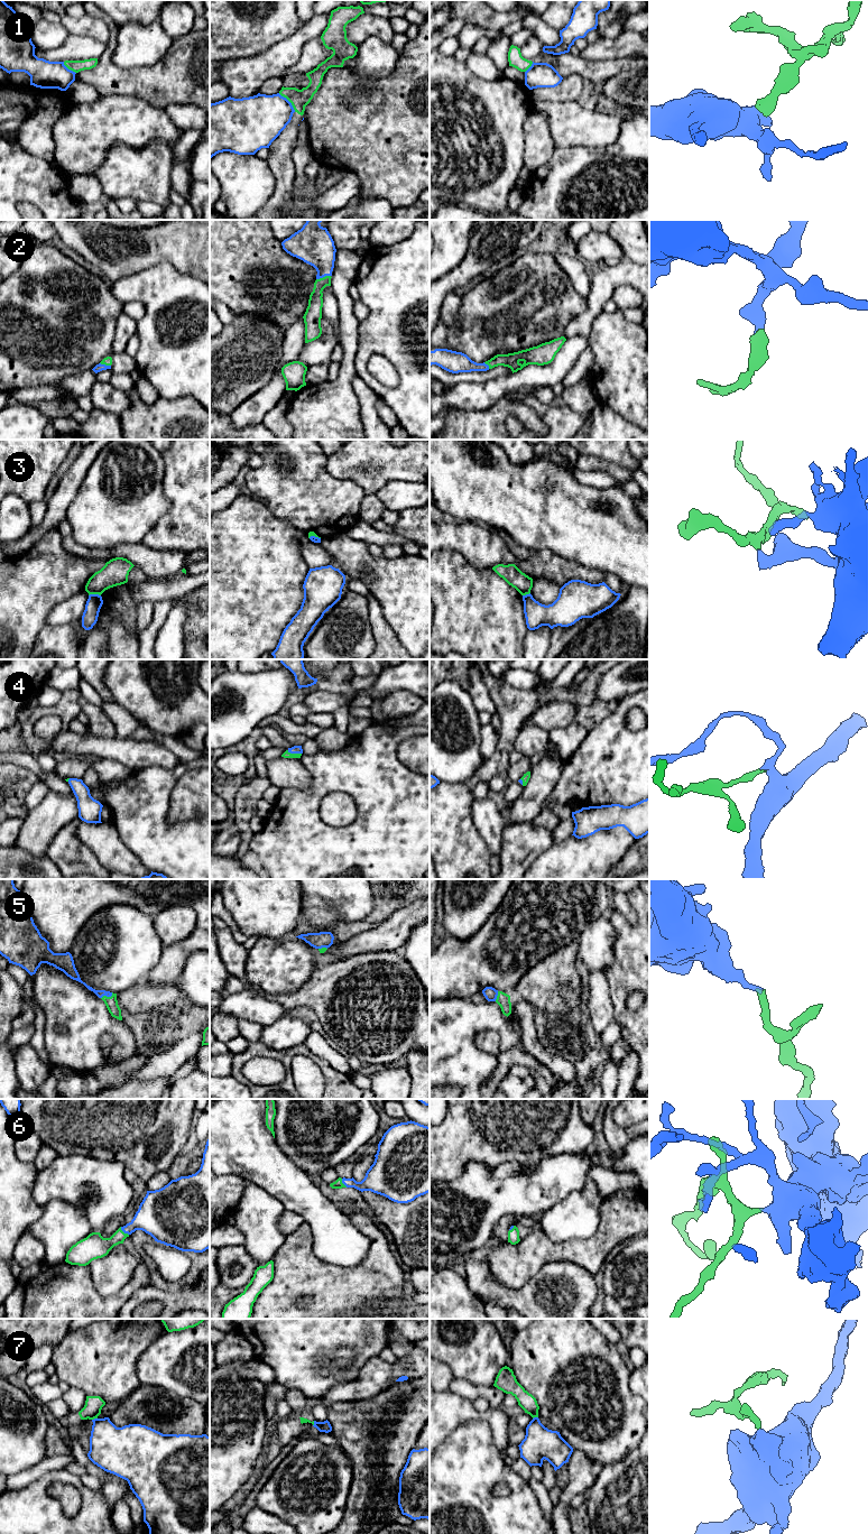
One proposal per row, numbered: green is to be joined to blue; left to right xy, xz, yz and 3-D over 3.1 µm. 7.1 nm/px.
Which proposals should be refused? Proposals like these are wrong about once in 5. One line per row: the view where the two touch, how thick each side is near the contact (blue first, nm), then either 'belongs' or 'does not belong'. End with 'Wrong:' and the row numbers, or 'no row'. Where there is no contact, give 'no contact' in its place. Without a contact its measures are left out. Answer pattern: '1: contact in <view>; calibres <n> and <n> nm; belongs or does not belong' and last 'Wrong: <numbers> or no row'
1: contact in xz; calibres 360 and 140 nm; does not belong
2: contact in xz; calibres 280 and 110 nm; belongs
3: contact in xy; calibres 120 and 180 nm; does not belong
4: contact in xz; calibres 60 and 50 nm; belongs
5: contact in xy; calibres 60 and 90 nm; belongs
6: contact in xy; calibres 260 and 180 nm; belongs
7: contact in xy; calibres 320 and 130 nm; does not belong
Wrong: 1, 3, 7

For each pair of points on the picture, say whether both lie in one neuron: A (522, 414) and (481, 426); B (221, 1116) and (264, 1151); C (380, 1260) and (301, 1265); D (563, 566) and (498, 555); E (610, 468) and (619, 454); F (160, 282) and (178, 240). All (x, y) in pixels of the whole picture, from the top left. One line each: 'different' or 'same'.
A: same
B: same
C: same
D: same
E: different
F: different

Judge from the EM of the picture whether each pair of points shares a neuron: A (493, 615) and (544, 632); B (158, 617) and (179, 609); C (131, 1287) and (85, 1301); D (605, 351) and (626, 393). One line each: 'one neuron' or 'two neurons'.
A: two neurons
B: two neurons
C: one neuron
D: one neuron

